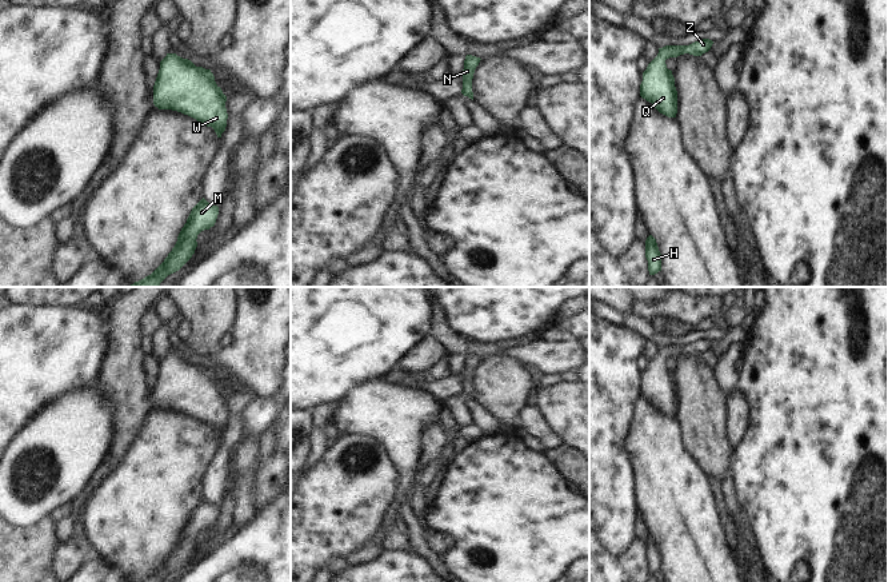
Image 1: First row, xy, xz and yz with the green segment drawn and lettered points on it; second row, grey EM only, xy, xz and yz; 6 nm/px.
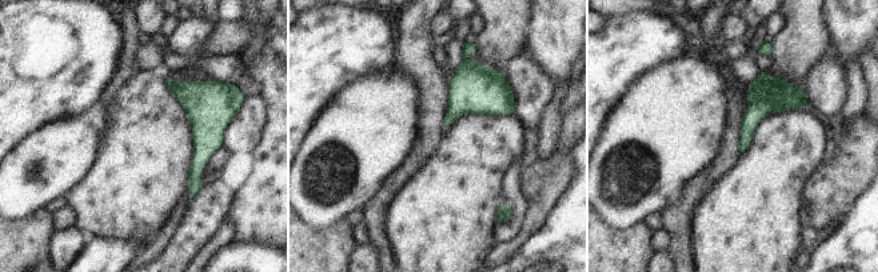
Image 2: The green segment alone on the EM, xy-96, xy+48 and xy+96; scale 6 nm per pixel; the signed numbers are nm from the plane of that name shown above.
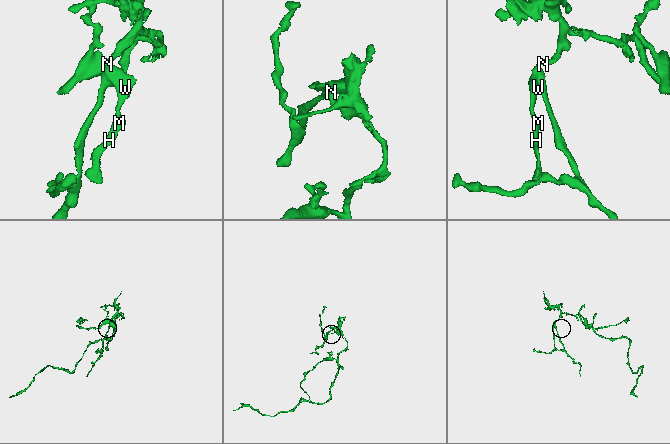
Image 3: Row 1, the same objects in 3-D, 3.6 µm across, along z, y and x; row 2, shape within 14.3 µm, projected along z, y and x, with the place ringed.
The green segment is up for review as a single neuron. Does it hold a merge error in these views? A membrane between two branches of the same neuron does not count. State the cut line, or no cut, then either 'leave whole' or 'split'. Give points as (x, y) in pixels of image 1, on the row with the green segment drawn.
no cut; leave whole

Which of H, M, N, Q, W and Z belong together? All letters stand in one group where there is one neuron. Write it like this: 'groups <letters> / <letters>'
groups H M N Q W Z

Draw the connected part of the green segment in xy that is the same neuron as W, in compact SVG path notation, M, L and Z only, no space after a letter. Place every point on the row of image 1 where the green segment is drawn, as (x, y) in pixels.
M167 53L160 61L160 69L153 85L153 104L159 109L172 109L188 115L200 123L205 123L207 127L212 127L217 137L221 137L228 119L225 101L227 96L216 84L211 69L196 67L191 60L176 53Z

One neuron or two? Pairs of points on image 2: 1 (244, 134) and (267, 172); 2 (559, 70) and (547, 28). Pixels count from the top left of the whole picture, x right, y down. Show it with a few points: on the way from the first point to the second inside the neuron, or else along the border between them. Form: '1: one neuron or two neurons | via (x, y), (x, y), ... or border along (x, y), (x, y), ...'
1: two neurons | border along (267, 120), (252, 152)
2: one neuron | via (555, 59), (555, 39)

